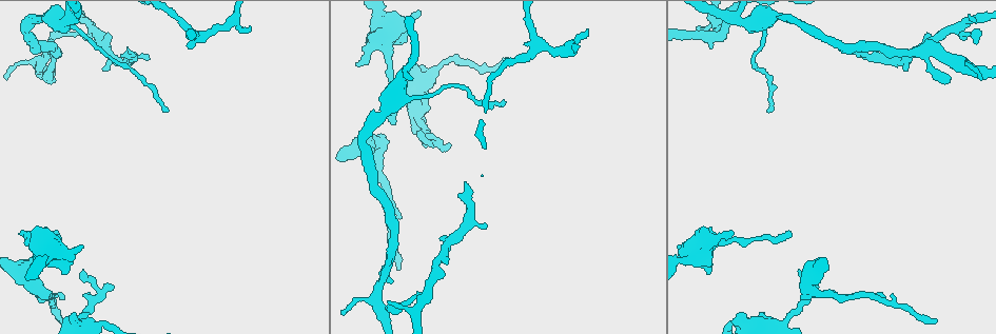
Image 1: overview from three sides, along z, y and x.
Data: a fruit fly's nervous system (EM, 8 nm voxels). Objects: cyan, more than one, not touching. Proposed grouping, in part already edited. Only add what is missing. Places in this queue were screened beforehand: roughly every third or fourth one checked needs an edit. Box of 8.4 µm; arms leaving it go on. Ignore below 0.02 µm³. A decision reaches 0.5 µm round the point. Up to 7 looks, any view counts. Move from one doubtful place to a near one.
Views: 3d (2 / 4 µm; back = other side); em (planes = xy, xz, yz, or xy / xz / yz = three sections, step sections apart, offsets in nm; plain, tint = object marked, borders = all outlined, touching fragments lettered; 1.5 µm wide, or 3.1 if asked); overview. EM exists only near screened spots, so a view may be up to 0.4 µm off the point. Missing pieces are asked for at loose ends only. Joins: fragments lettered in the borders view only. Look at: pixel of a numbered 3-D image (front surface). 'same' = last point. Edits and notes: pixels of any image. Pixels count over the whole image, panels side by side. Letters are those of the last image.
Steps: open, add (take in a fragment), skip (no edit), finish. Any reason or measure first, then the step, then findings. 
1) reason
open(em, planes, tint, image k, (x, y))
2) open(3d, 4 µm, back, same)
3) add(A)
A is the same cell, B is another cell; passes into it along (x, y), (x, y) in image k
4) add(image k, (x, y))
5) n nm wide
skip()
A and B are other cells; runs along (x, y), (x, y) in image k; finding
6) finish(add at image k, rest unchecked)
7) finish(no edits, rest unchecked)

free end
open(em, xz, step 4, tint, image 1, (403, 42))

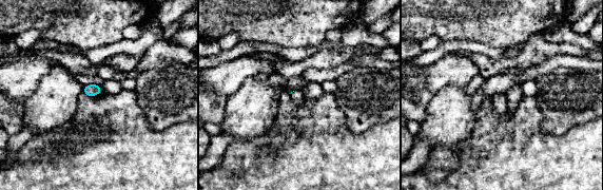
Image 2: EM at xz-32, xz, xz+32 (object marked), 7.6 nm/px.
open(em, planes, borders, same)

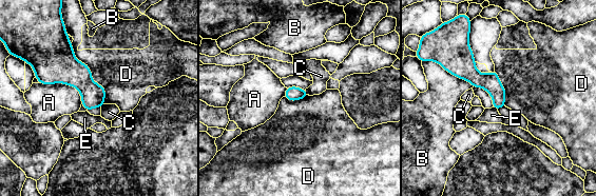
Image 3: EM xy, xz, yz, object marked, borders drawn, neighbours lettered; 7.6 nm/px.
D touches over 550 nm
skip()
A, B, C, D and E are other cells; border along (71, 42), (104, 103) in image 3; none of them fits

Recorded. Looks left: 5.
free end
open(3d, 2 µm, image 1, (114, 287))

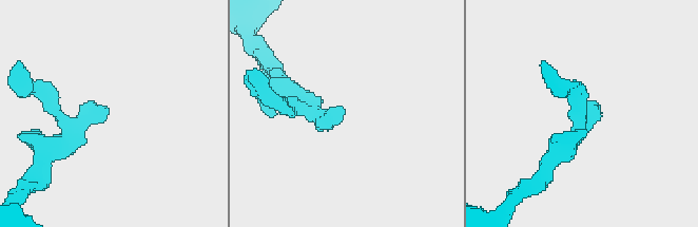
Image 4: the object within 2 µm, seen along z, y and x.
need the tissue
open(em, yz, step 8, tint, image 4, (342, 110))

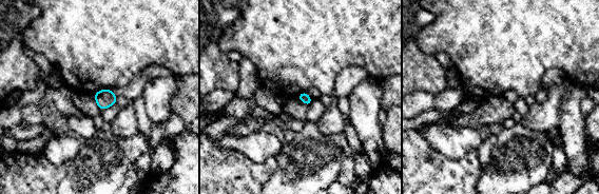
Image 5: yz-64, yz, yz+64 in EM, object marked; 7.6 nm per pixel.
open(em, planes, borders, same)

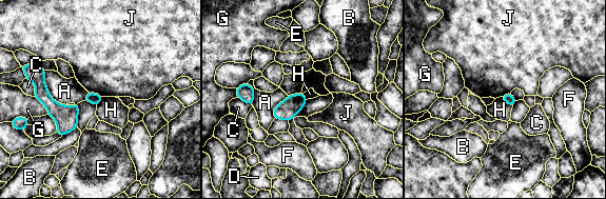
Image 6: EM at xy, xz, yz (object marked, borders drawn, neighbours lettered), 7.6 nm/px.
skip()
A, B, C, D, E, F, G, H and J are other cells; no lettered fragment goes on from it

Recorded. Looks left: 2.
thin end
open(3d, 2 µm, image 1, (768, 112))

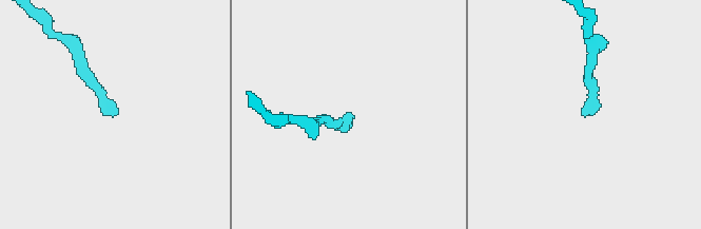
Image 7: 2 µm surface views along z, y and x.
now the EM
open(em, yz, step 4, borders, image 7, (587, 115))

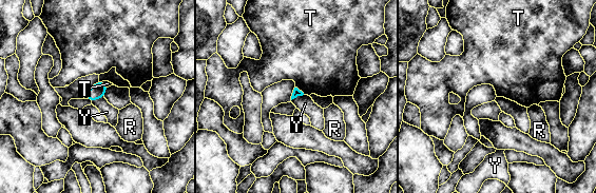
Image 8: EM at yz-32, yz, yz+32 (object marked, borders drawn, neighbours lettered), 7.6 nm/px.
skip()
R, T and Y are other cells; border along (103, 96), (92, 101) in image 8; none of them fits

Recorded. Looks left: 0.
finish(no edits, rest unchecked)

